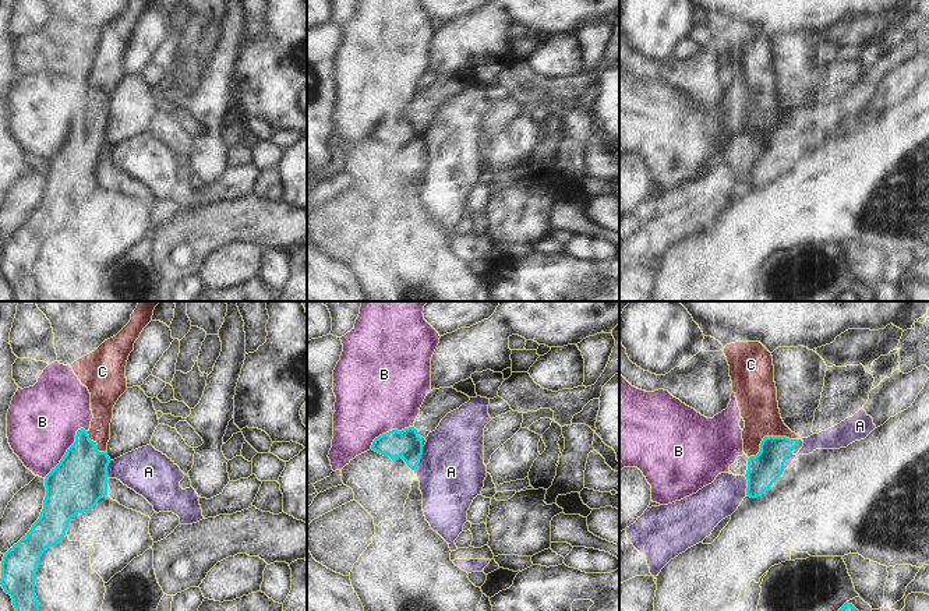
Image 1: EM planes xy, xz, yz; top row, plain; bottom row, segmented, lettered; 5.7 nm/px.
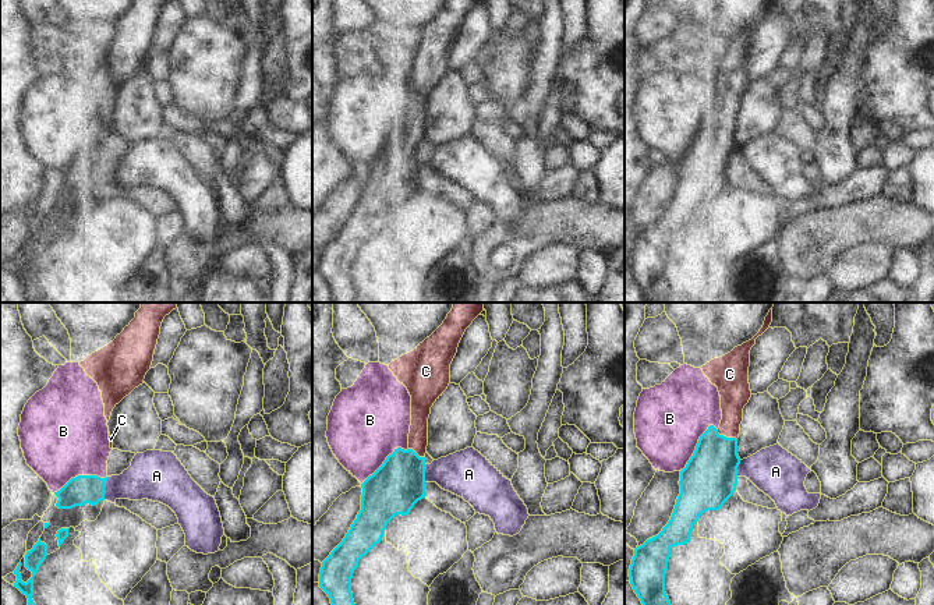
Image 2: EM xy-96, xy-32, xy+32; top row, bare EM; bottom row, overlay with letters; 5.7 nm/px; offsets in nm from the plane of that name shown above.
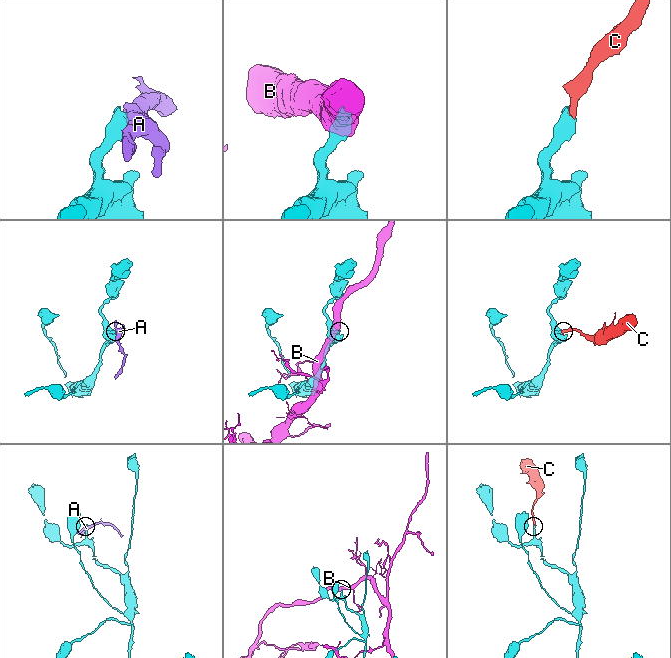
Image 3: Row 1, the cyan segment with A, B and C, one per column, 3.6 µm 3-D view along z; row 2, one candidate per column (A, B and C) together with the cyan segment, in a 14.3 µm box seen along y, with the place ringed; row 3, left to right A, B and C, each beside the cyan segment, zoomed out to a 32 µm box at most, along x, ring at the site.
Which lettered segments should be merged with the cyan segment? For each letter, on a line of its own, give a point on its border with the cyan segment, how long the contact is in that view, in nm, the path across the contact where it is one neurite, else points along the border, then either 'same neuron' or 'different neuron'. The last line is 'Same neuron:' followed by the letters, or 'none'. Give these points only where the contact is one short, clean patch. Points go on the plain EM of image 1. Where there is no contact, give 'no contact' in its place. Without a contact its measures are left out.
A: xz (419, 147) | 150 nm | along xz (423, 134), (420, 149), (414, 158) | different neuron
B: xy (67, 138) | 380 nm | different neuron
C: yz (769, 124) | 300 nm | across yz (763, 156), (769, 124), (756, 84) | same neuron
Same neuron: C

